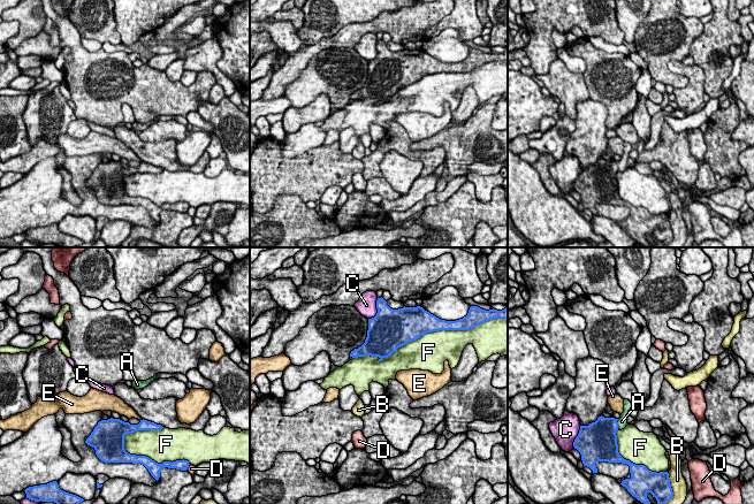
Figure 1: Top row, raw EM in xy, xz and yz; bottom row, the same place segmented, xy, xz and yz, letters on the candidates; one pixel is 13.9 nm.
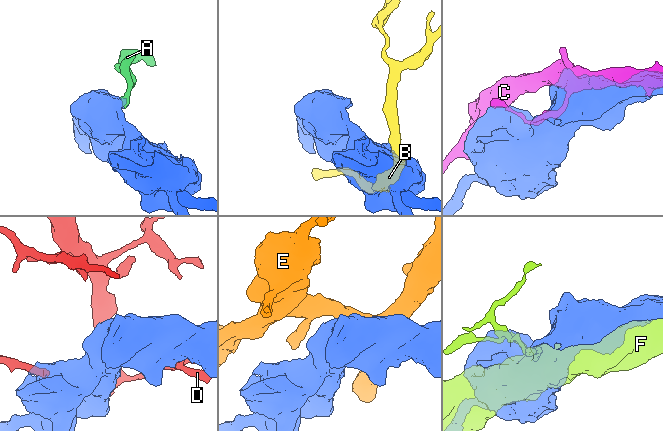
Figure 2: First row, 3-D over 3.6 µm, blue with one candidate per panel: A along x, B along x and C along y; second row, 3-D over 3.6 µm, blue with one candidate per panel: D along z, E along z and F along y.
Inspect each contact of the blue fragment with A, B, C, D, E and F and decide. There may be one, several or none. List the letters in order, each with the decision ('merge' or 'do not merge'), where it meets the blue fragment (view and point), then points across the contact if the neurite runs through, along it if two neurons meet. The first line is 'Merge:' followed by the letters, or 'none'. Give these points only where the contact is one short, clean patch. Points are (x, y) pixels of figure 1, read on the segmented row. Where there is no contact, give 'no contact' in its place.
Merge: A
A: merge; contact yz (617, 424); way yz (602, 433), (610, 425), (617, 424), (622, 421)
B: do not merge; contact yz (671, 489)
C: do not merge; contact xz (378, 310)
D: do not merge; contact xy (188, 466)
E: do not merge; contact xy (141, 420); border xy (143, 419), (139, 420)
F: do not merge; contact xz (429, 331)

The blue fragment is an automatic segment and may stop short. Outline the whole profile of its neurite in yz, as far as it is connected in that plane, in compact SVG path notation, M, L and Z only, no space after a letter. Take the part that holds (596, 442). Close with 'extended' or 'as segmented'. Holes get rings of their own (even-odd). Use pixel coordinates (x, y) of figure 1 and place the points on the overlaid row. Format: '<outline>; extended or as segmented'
M624 399L624 412L619 419L599 417L588 426L580 426L573 442L574 449L581 455L584 466L597 473L596 463L622 463L630 466L631 478L622 481L622 486L643 504L650 504L647 494L656 498L657 504L665 504L673 497L668 472L652 472L645 465L635 465L624 459L618 452L616 432L624 429L627 423L632 403Z; extended

